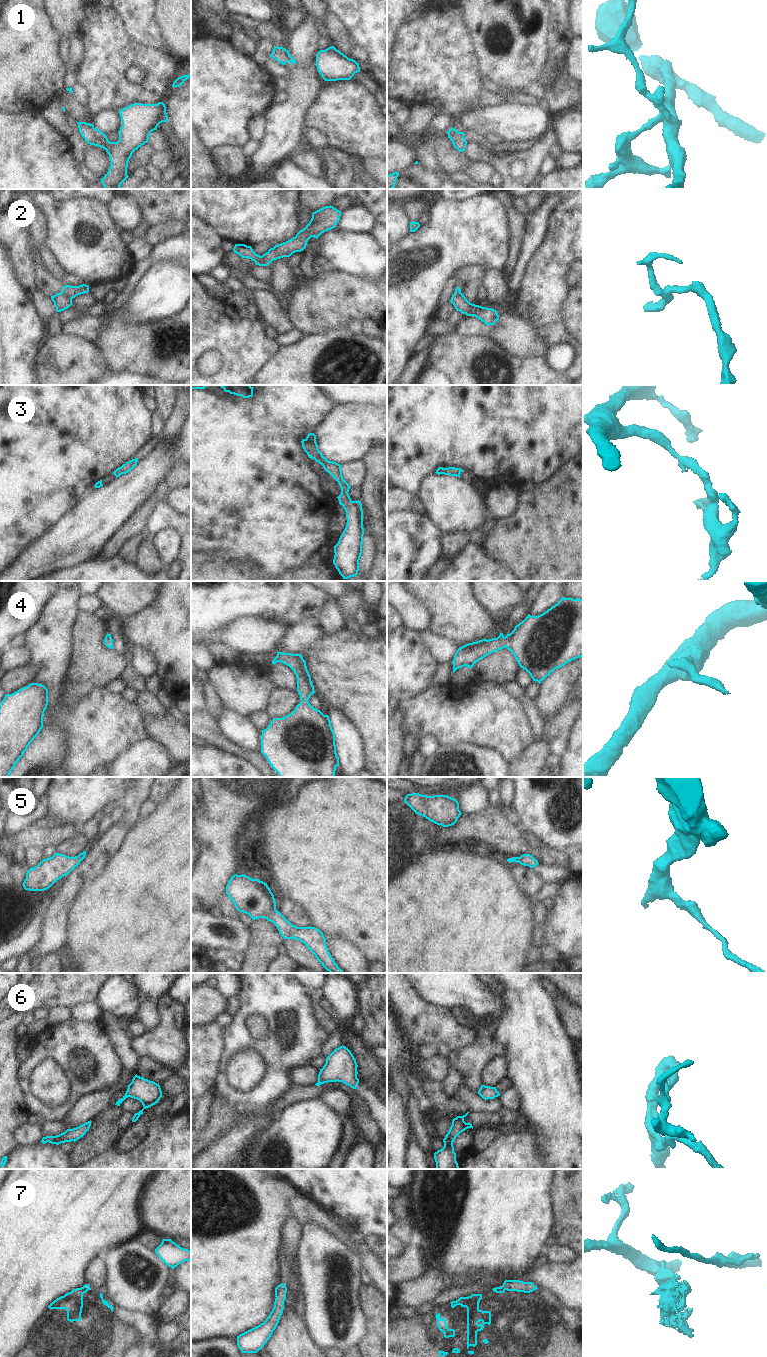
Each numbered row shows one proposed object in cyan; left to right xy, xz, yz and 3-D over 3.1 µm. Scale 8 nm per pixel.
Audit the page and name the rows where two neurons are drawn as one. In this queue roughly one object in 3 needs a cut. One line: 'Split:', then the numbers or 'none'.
Split: 1, 2, 7

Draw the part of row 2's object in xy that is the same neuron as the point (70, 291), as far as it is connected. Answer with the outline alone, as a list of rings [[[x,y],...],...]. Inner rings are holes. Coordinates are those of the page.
[[[82,284],[79,286],[65,285],[62,288],[62,293],[65,294],[70,299],[73,299],[78,295],[88,293],[88,292],[89,292],[89,286],[86,284]]]

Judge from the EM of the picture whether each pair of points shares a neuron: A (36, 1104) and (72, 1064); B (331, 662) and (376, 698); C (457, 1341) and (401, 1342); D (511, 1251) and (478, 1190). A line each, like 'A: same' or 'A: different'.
A: same
B: same
C: same
D: same

